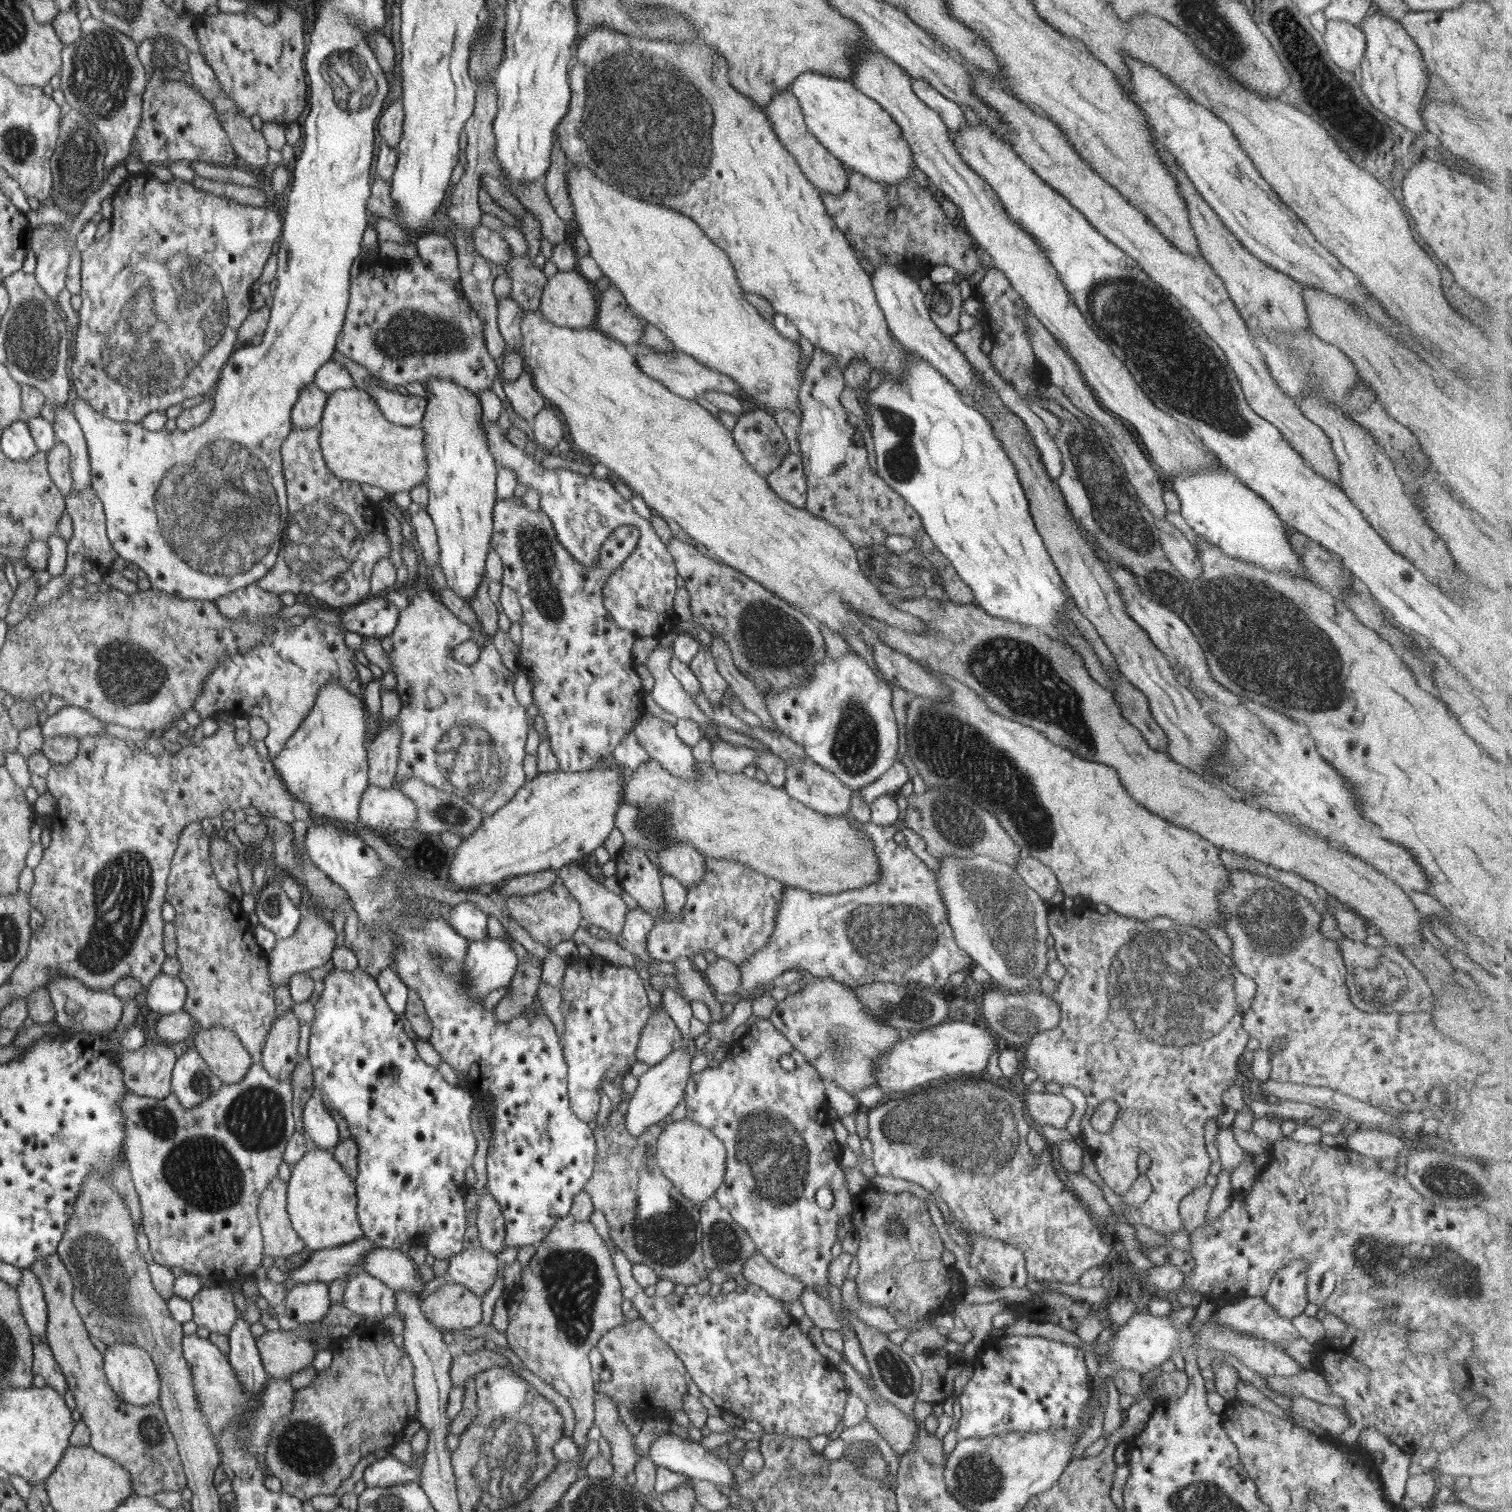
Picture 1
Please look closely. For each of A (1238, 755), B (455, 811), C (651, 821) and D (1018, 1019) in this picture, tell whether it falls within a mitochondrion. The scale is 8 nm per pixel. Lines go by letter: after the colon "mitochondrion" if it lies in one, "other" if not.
A: mitochondrion
B: mitochondrion
C: mitochondrion
D: mitochondrion

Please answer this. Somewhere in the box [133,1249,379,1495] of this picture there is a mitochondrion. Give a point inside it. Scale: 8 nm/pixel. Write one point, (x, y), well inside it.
(304, 1449)

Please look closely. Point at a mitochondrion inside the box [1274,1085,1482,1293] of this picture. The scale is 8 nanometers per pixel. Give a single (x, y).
(1439, 1182)

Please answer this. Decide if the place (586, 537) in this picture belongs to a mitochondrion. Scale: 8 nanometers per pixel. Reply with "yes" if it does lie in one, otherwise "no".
yes

